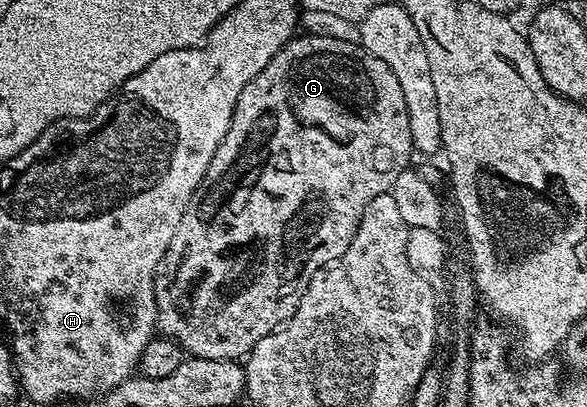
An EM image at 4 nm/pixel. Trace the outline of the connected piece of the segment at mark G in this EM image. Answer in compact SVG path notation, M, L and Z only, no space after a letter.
M295 35L277 54L244 86L228 126L228 134L220 142L200 186L192 194L176 234L166 251L166 257L160 262L152 281L152 299L158 311L157 331L165 339L174 340L183 353L191 357L212 358L213 360L237 360L249 356L250 352L268 334L282 327L290 320L300 306L300 300L308 289L309 280L326 264L341 259L348 250L353 236L360 226L361 216L372 198L391 191L393 182L400 172L411 167L410 152L415 151L412 129L409 126L408 102L404 102L404 90L396 82L396 74L380 58L367 52L361 43L350 40L337 40L334 36Z

